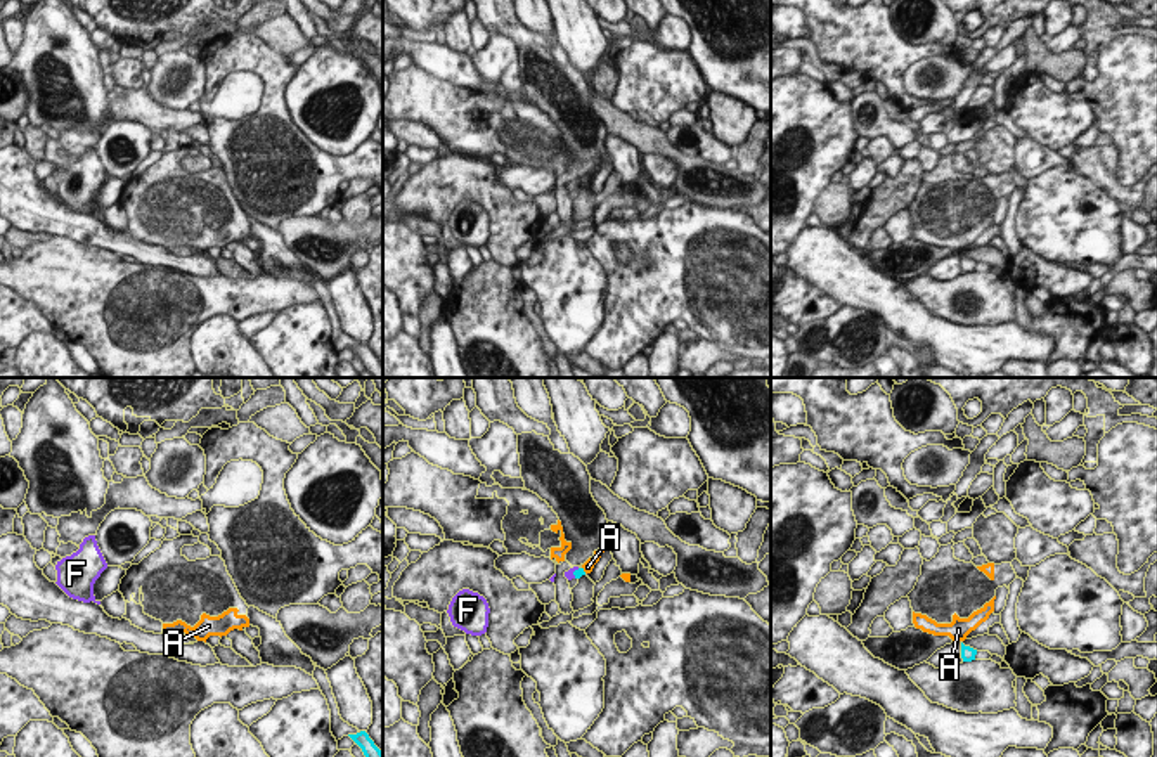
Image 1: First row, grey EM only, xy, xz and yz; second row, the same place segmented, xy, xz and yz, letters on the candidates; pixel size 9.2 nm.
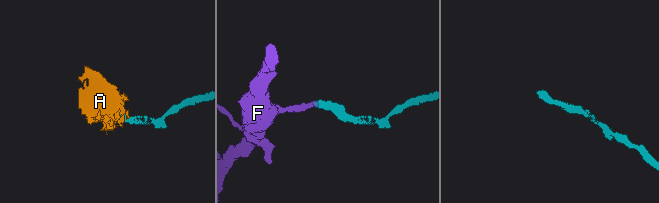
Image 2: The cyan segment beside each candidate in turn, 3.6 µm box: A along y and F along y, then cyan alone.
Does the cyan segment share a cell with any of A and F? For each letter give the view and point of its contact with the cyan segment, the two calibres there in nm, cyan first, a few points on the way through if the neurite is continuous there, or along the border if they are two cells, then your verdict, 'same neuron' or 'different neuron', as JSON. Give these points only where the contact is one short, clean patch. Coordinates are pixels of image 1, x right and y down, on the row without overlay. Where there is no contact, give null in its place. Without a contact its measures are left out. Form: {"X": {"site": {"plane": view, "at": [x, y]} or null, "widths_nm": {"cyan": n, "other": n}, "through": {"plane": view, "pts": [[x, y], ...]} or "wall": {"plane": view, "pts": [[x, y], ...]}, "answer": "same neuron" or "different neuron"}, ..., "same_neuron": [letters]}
{"A": {"site": {"plane": "xz", "at": [582, 182]}, "widths_nm": {"cyan": 70, "other": 100}, "wall": {"plane": "xz", "pts": [[582, 179], [586, 184]]}, "answer": "different neuron"}, "F": {"site": {"plane": "xz", "at": [574, 184]}, "widths_nm": {"cyan": 70, "other": 70}, "through": {"plane": "xz", "pts": [[579, 184], [574, 184], [568, 186]]}, "answer": "same neuron"}, "same_neuron": ["F"]}

